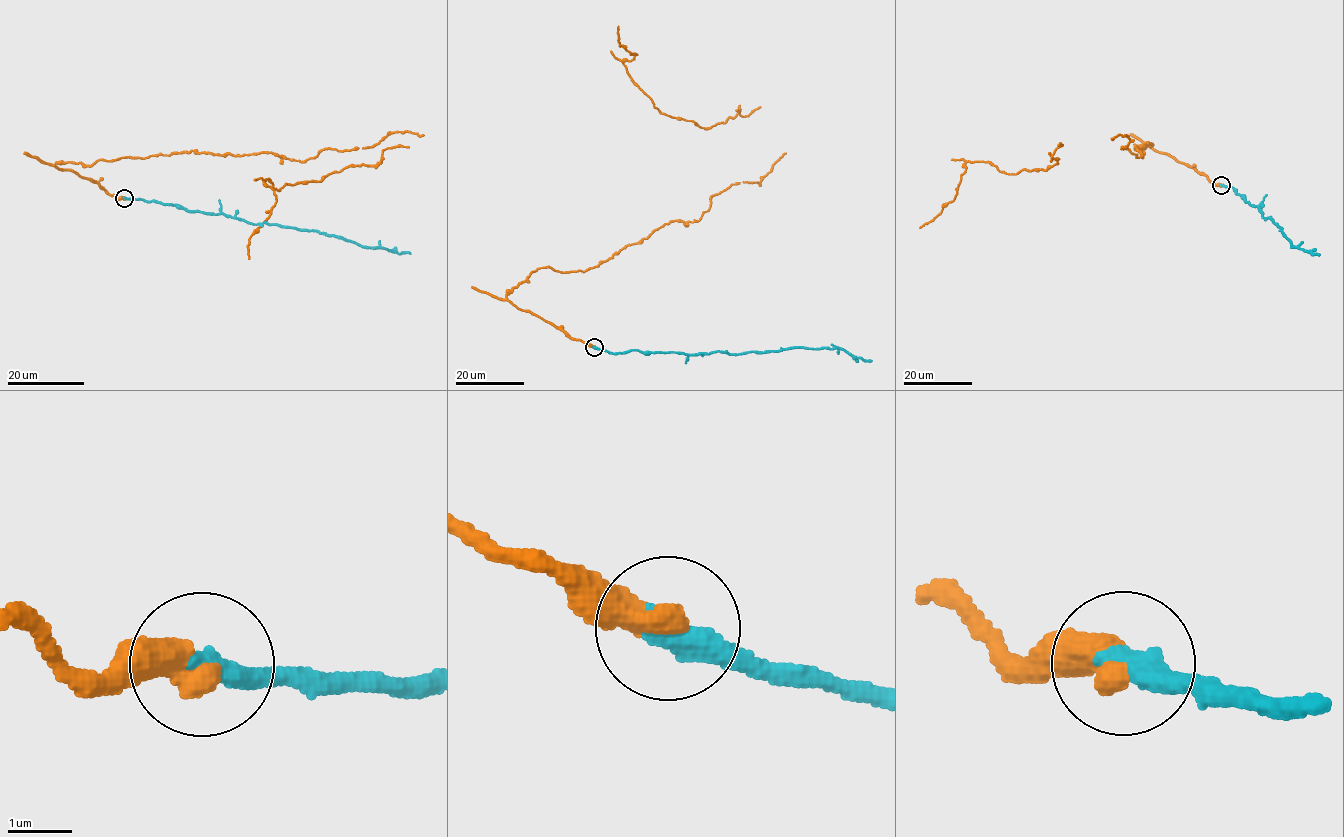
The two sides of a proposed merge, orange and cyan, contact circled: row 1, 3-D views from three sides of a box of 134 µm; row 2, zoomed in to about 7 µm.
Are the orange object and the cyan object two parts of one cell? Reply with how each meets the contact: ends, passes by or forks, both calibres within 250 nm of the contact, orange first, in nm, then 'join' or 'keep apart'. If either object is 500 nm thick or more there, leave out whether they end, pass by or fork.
orange ends there; cyan ends there; 440 nm thick on the orange side, 420 nm on the other; join

